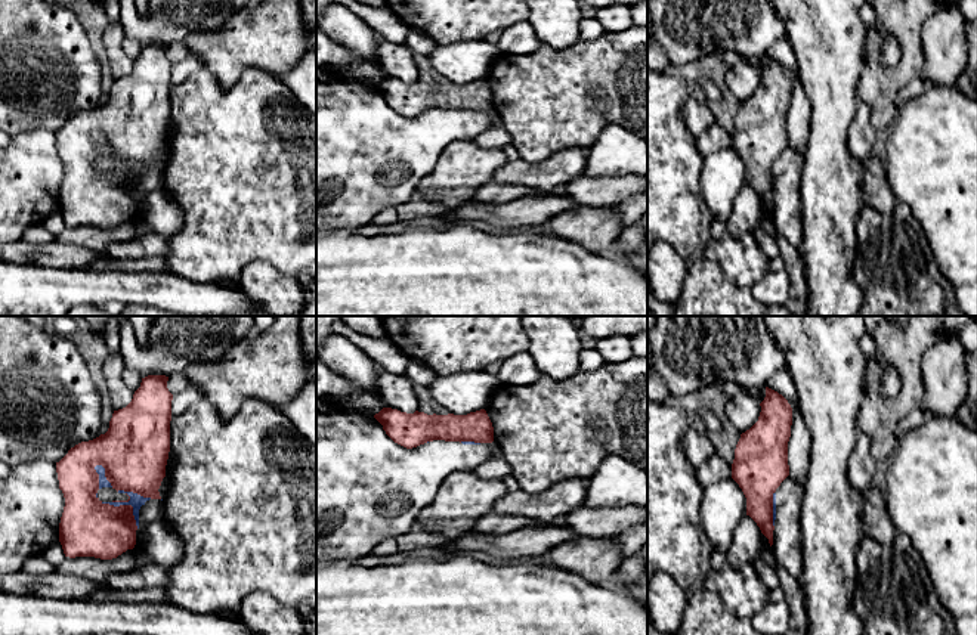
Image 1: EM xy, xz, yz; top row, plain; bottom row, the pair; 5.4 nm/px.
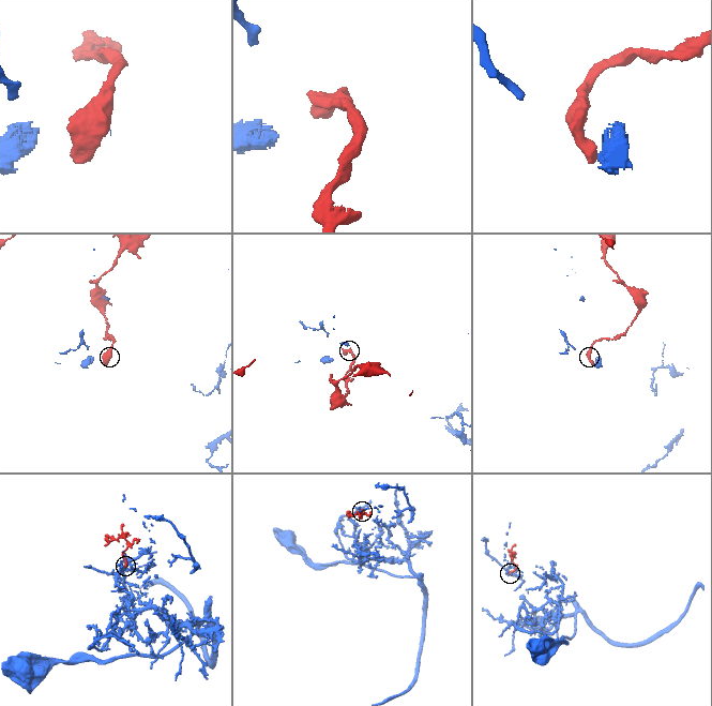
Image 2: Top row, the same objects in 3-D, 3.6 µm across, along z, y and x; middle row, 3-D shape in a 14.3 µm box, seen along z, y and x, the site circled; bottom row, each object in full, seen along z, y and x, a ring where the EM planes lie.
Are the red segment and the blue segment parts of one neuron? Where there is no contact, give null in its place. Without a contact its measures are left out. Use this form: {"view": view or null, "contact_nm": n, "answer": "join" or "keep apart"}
{"view": "xy", "contact_nm": 280, "answer": "keep apart"}

